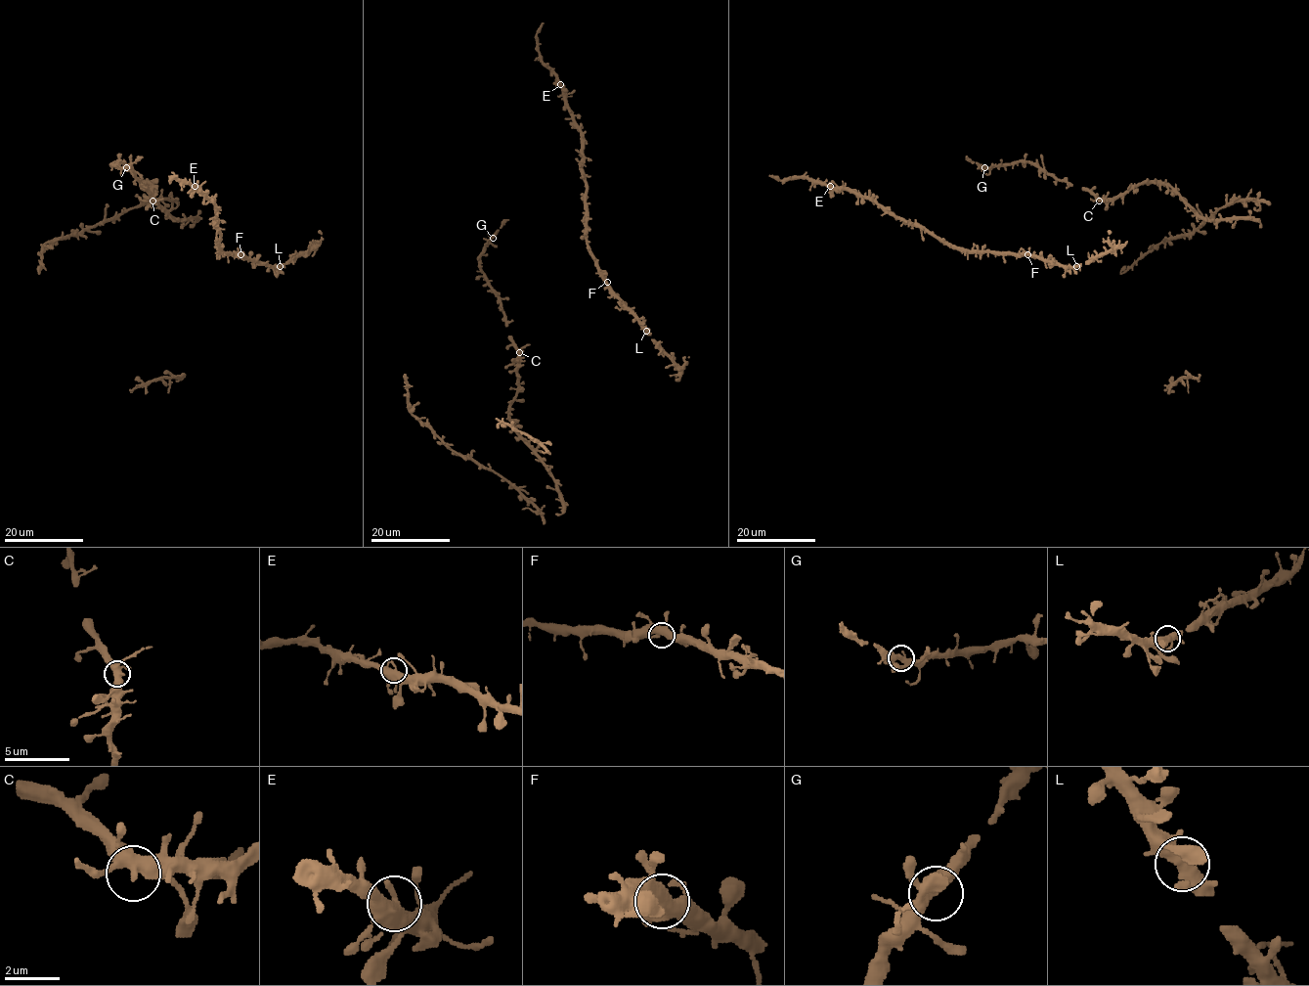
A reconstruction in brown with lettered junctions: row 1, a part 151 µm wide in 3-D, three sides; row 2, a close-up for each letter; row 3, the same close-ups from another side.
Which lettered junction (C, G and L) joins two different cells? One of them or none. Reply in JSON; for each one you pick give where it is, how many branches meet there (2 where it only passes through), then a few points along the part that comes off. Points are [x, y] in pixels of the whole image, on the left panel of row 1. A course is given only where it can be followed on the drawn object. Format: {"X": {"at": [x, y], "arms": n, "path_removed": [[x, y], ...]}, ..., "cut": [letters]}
{"cut": []}

